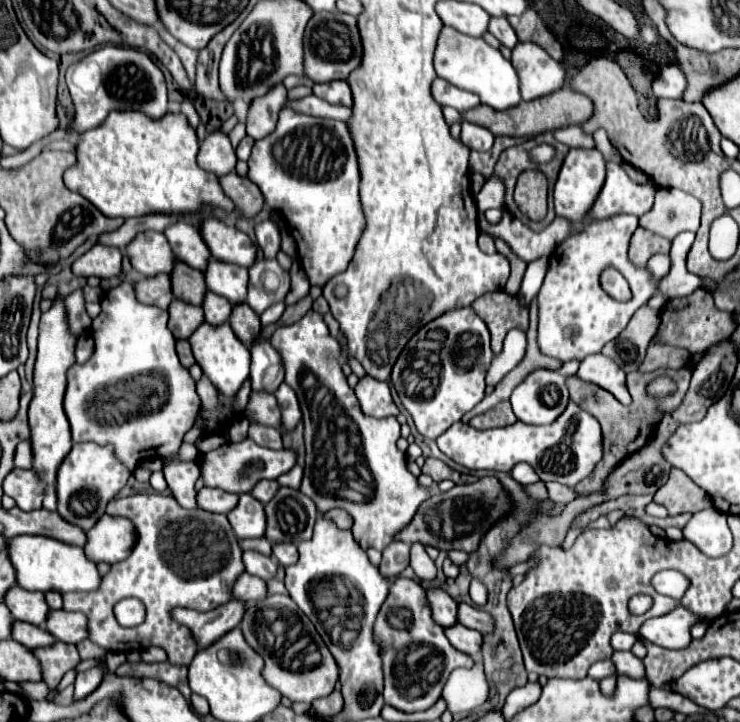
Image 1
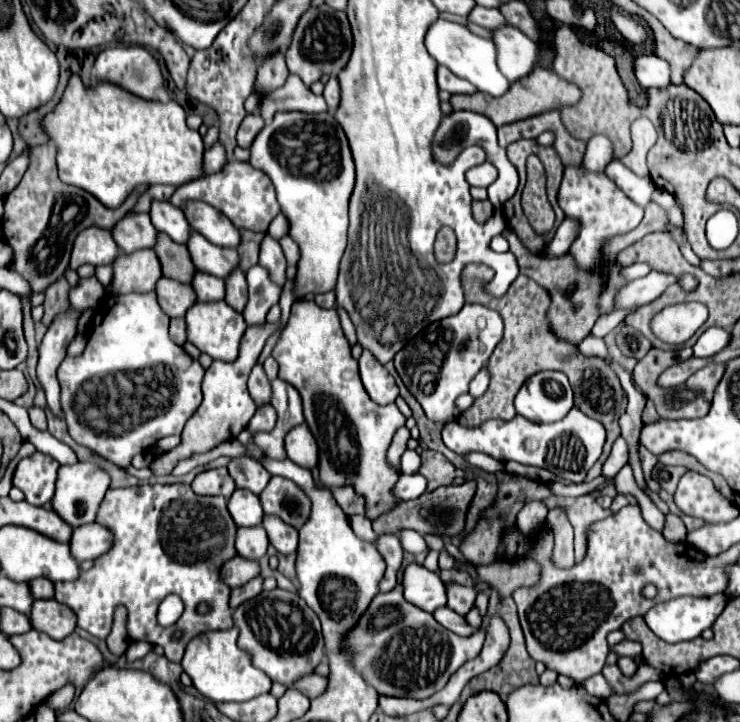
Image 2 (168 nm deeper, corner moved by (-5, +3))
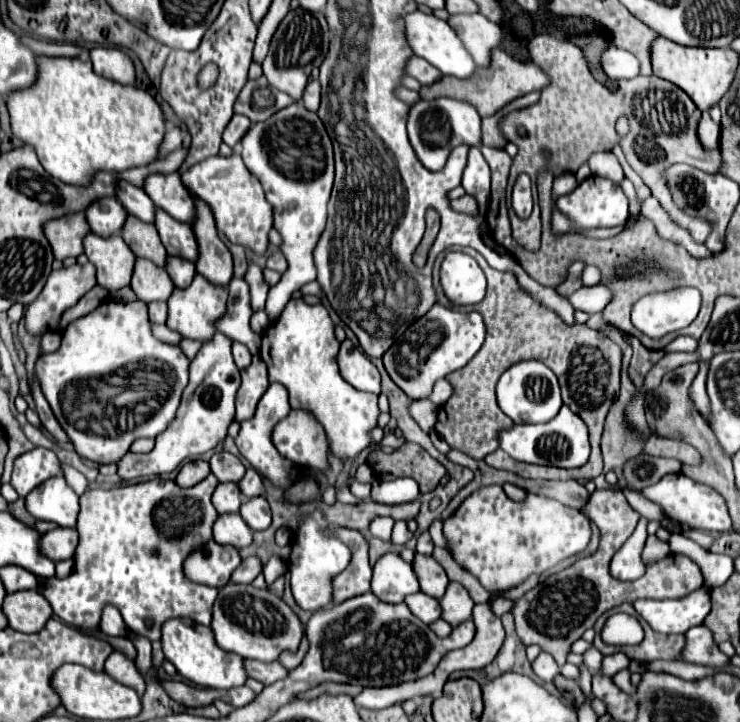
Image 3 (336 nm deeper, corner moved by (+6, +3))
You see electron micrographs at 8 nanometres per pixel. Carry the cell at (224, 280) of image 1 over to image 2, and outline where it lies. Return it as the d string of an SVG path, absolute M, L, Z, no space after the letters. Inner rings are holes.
M192 233L192 241L188 243L192 263L198 271L206 271L208 275L226 279L234 269L240 267L240 255L236 249L224 249L218 245L212 245L200 233Z

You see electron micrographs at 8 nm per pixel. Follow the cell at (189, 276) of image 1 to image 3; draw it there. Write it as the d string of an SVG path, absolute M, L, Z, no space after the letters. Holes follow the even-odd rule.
M127 215L125 225L121 229L121 237L131 247L135 257L145 257L145 259L153 261L155 265L165 267L167 251L161 245L159 233L157 233L153 223L143 223L141 219L137 219L133 215Z

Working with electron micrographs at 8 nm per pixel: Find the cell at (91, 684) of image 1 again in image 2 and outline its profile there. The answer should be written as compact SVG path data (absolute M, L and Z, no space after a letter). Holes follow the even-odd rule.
M116 609L116 621L112 627L112 633L106 639L106 645L112 655L124 655L128 647L128 637L124 629L124 609Z

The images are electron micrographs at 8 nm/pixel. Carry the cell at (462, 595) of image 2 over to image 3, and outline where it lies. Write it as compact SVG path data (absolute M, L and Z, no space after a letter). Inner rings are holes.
M415 551L415 559L411 565L413 565L417 581L421 585L421 591L439 599L445 593L447 583L449 583L443 567L431 555L421 555L417 551Z

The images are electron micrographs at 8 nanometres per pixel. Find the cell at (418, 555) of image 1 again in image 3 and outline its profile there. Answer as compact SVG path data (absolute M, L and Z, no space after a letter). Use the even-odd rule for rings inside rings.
M375 517L369 523L369 533L373 537L379 537L383 541L391 541L391 529L393 529L393 519L391 517Z

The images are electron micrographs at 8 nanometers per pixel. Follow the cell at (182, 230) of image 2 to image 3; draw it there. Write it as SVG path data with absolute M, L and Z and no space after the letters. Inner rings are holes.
M119 181L117 183L117 199L127 209L127 213L139 217L145 223L153 223L155 205L141 187L135 187L127 181Z

